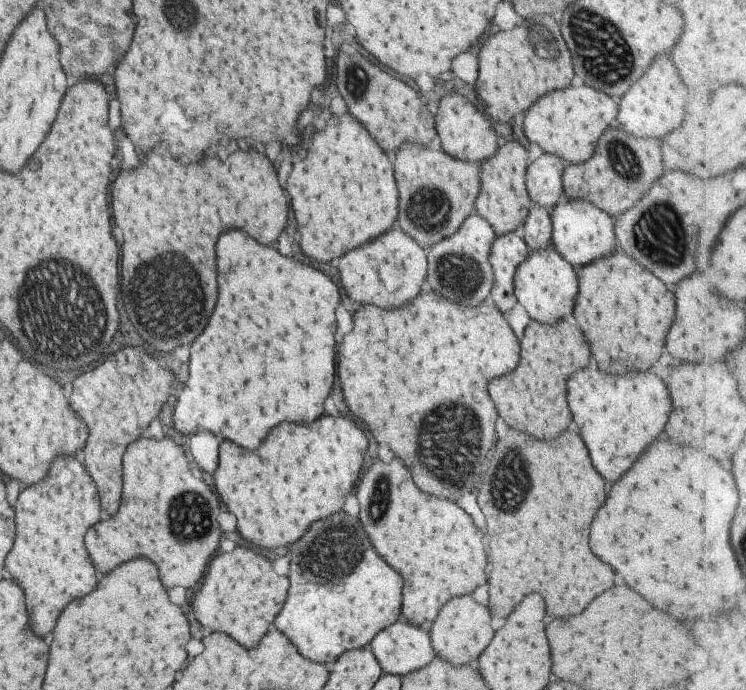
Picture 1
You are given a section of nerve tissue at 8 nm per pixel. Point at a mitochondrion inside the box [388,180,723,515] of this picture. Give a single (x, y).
(454, 428)

